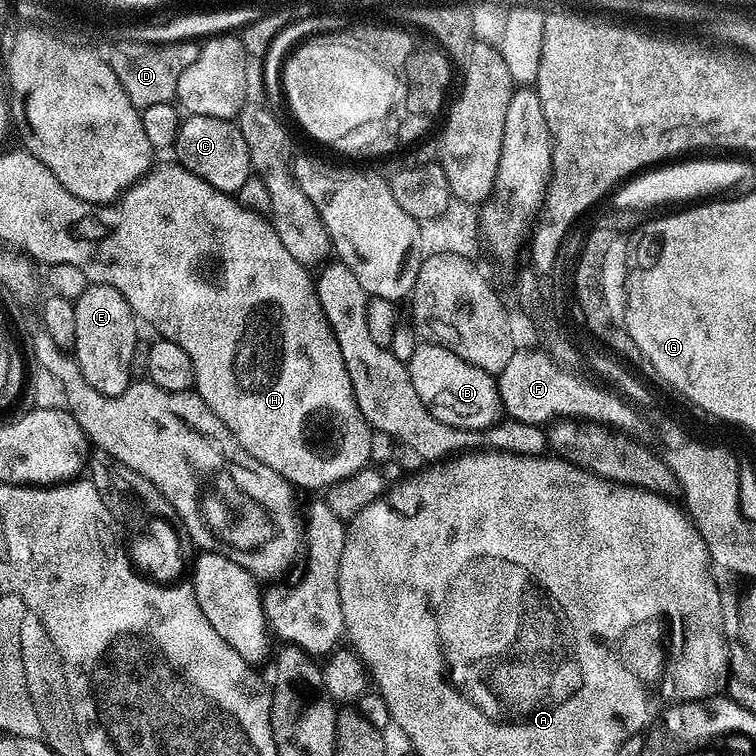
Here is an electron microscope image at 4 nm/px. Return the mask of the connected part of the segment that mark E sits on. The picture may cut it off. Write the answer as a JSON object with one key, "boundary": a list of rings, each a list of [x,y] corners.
{"boundary":[[[89,283],[88,289],[74,303],[76,305],[74,355],[80,373],[86,378],[86,382],[90,382],[90,386],[94,386],[94,390],[98,390],[98,394],[121,396],[134,380],[130,370],[130,358],[138,342],[137,317],[126,302],[126,298],[122,298],[118,290],[105,284]]]}

